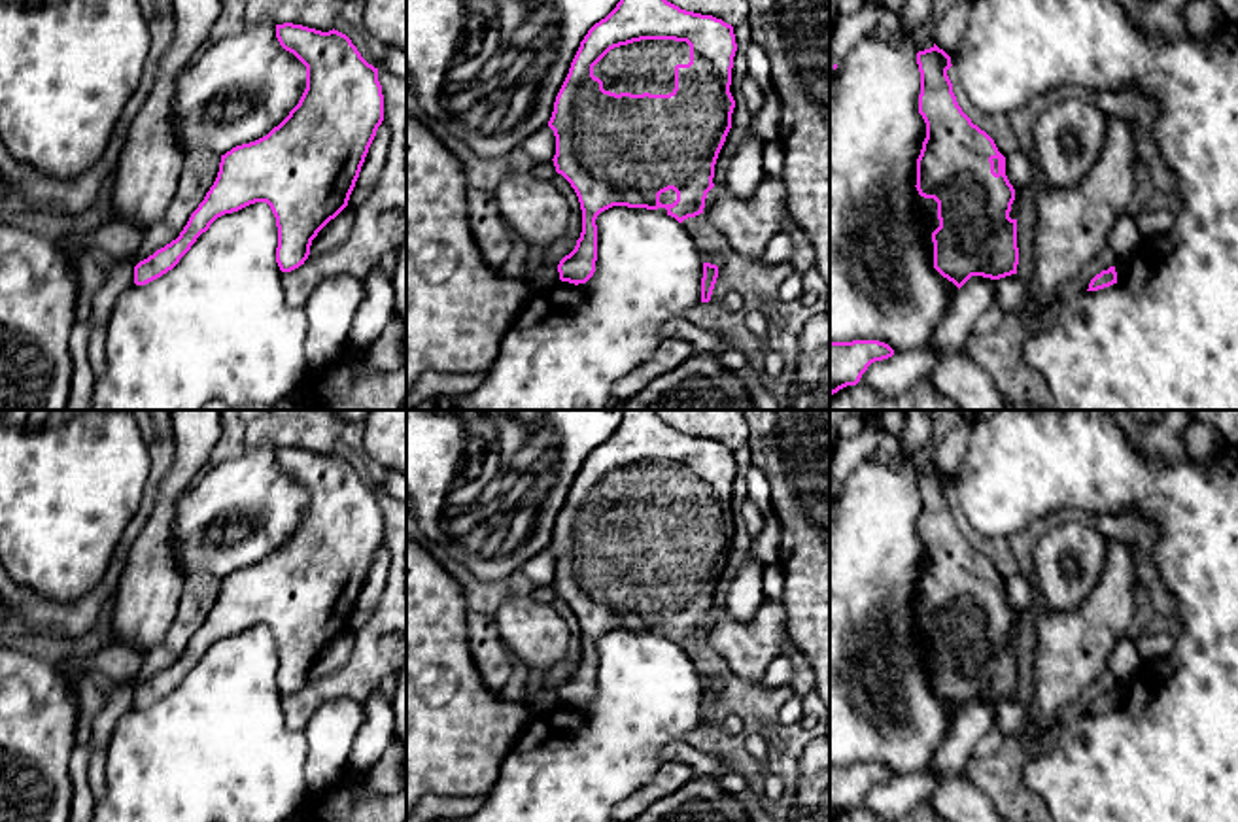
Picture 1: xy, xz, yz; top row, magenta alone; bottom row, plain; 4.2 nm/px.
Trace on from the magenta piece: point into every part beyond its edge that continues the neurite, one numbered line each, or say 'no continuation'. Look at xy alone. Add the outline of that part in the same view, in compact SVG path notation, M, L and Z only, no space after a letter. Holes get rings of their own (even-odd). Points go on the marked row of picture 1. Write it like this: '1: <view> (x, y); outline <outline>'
no continuation

